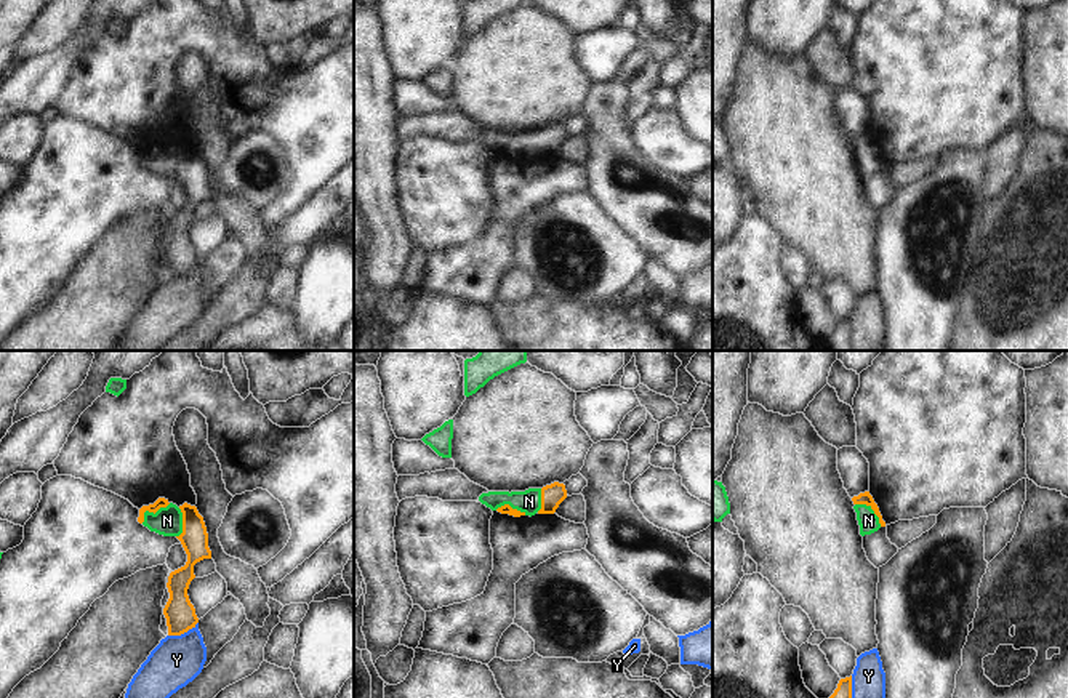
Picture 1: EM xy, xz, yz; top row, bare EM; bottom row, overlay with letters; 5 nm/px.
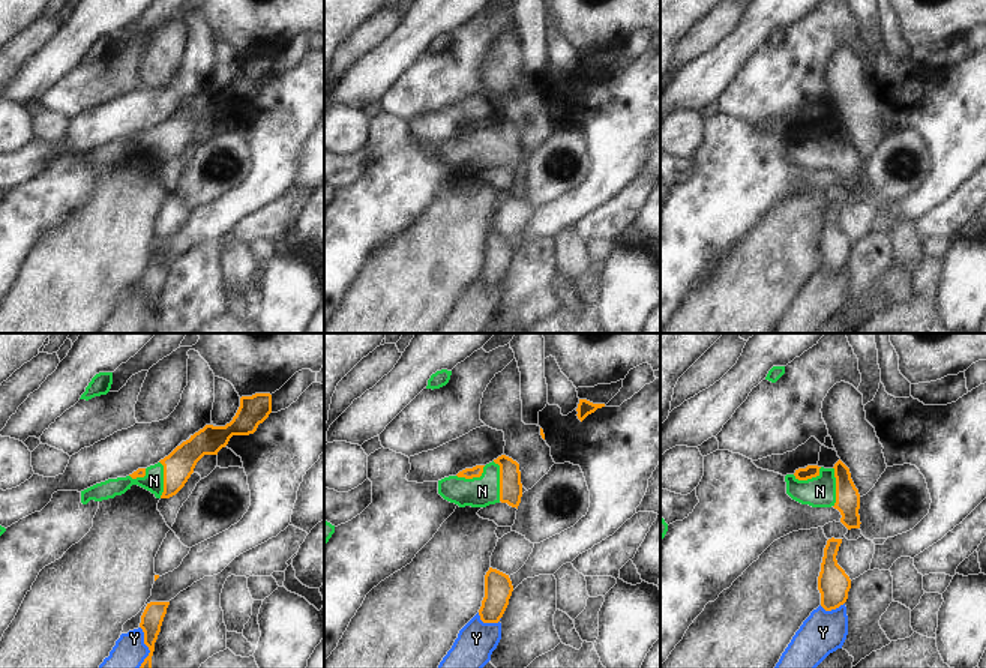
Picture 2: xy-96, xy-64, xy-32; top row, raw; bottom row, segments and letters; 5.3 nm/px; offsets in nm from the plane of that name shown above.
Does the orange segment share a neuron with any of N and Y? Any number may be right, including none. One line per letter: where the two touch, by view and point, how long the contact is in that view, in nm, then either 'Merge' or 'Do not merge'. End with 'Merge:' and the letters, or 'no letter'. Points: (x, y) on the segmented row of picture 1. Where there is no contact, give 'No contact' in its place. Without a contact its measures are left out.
N: Touches orange at xy (152, 511). Shared border 180 nm. Merge
Y: Touches orange at xy (183, 633). Shared border 170 nm. Do not merge
Merge: N

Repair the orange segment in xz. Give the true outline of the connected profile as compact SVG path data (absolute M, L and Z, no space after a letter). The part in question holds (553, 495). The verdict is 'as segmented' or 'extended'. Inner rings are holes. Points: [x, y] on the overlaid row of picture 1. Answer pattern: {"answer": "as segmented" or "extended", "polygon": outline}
{"answer": "extended", "polygon": "M554 482L543 488L528 488L525 491L488 491L479 496L479 501L498 511L514 517L554 514L559 504L567 498L564 483Z"}

